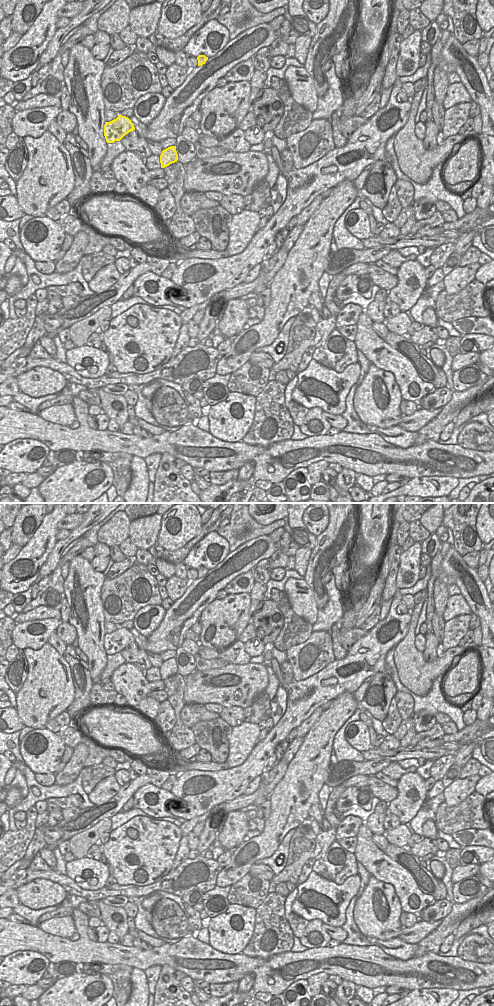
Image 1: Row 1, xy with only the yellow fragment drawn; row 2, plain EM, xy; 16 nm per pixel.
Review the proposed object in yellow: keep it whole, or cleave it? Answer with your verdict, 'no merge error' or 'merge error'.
no merge error

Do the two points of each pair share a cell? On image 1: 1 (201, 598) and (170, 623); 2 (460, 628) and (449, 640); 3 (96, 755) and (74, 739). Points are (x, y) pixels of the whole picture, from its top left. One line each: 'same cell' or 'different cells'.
1: same cell
2: same cell
3: same cell

